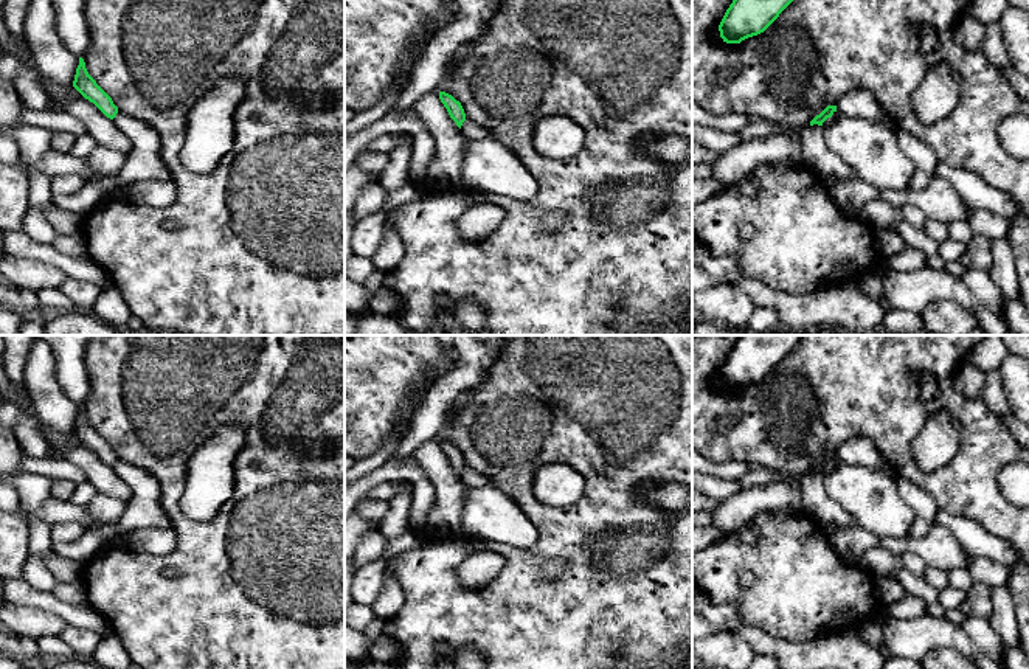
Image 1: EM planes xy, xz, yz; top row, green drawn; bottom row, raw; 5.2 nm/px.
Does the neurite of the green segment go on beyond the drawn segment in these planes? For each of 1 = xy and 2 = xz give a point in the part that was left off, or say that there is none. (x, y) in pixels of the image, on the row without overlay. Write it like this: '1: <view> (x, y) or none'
1: none
2: none

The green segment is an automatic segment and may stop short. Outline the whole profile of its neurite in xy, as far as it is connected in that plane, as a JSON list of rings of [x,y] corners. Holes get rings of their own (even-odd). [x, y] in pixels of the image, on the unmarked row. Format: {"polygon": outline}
{"polygon": [[[79,405],[79,413],[76,416],[73,435],[85,447],[93,450],[107,466],[113,467],[116,464],[118,455],[113,452],[112,445],[88,422],[82,405]]]}

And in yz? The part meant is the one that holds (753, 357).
{"polygon": [[[740,335],[719,373],[720,385],[726,391],[740,391],[764,380],[801,338],[802,335]]]}

